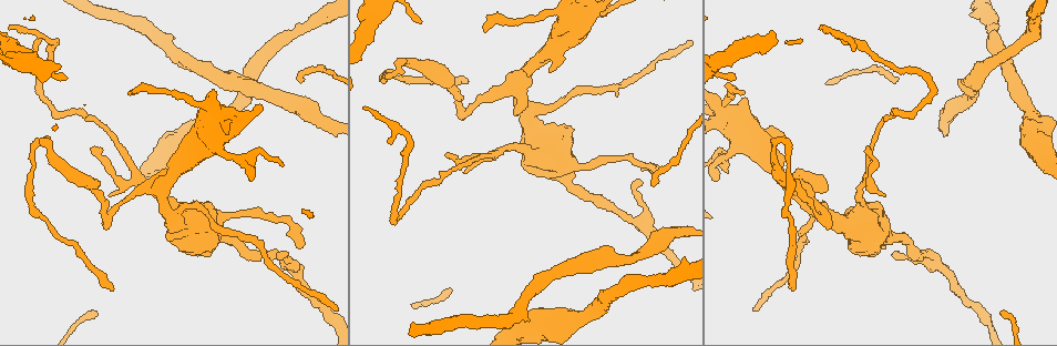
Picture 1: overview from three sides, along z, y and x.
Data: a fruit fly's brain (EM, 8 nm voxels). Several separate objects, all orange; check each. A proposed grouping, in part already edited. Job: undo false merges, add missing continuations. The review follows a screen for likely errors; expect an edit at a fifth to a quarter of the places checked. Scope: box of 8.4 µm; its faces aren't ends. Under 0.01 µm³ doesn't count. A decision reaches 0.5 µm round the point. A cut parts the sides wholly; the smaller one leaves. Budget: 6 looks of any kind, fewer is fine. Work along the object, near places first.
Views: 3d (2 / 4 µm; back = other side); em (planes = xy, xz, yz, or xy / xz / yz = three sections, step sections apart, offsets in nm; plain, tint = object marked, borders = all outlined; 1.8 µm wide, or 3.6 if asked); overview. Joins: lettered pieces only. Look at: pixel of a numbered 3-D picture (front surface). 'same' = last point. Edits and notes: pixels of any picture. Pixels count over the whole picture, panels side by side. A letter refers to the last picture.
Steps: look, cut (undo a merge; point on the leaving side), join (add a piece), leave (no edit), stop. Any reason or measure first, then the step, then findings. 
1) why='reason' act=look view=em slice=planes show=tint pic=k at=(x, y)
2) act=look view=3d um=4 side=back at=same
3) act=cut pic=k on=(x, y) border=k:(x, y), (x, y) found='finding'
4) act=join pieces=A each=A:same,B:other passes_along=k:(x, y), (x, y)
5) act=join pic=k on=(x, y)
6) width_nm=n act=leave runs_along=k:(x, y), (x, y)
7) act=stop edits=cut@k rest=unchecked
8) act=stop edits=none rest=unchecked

why='tapers out' act=look view=3d um=4 pic=1 at=(130, 91)

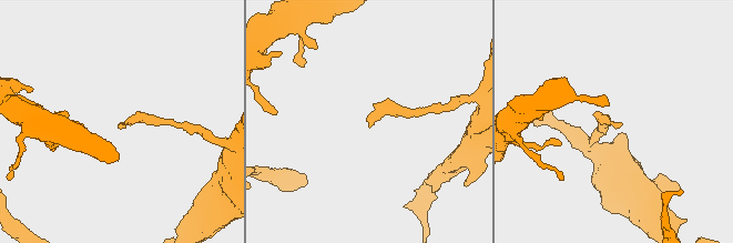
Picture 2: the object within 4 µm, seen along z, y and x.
act=look view=em slice=planes show=plain pic=2 at=(123, 123)

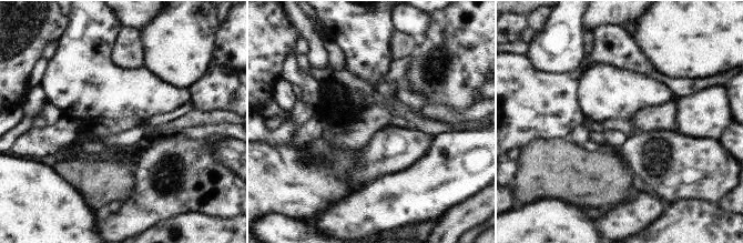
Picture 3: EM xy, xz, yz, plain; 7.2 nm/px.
act=look view=em slice=planes show=borders at=same

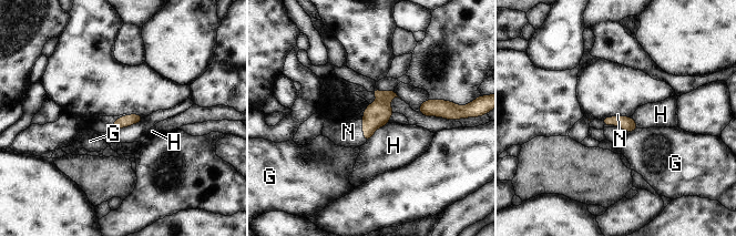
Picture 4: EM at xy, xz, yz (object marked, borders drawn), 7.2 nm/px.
act=join pieces=N each=G:other,H:other,N:same found='the neuron continues'

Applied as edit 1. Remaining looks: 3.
act=look view=overview

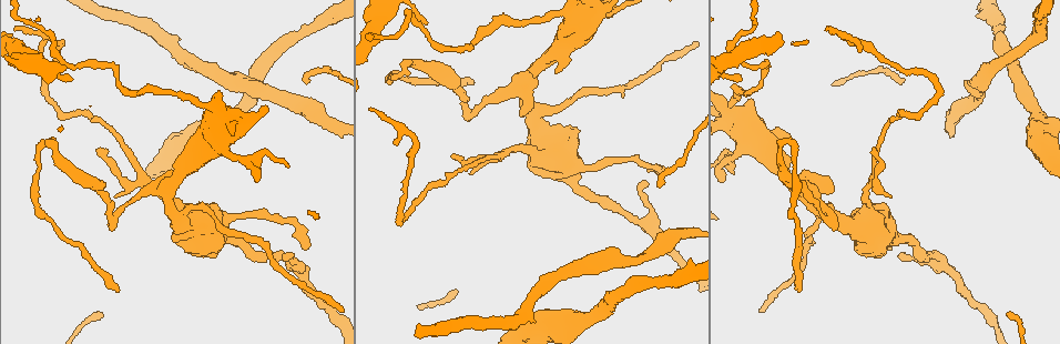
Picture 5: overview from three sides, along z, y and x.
act=look view=em slice=planes show=tint pic=5 at=(393, 77)

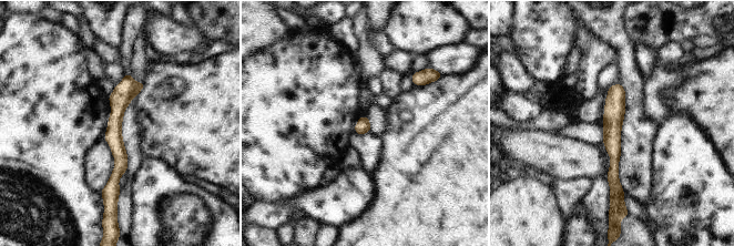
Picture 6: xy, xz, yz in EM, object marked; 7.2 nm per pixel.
why='what lies round it' act=look view=em slice=planes show=borders at=same

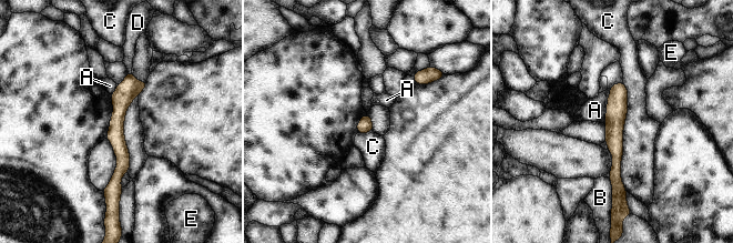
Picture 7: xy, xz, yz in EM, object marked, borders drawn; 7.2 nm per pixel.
longest_contact=C:800nm act=leave each=A:other,B:other,C:other,D:other,E:other border=7:(622, 82), (621, 182), (627, 190) found='all the same neuron'

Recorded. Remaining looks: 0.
act=stop edits=join@4 rest=unchecked

